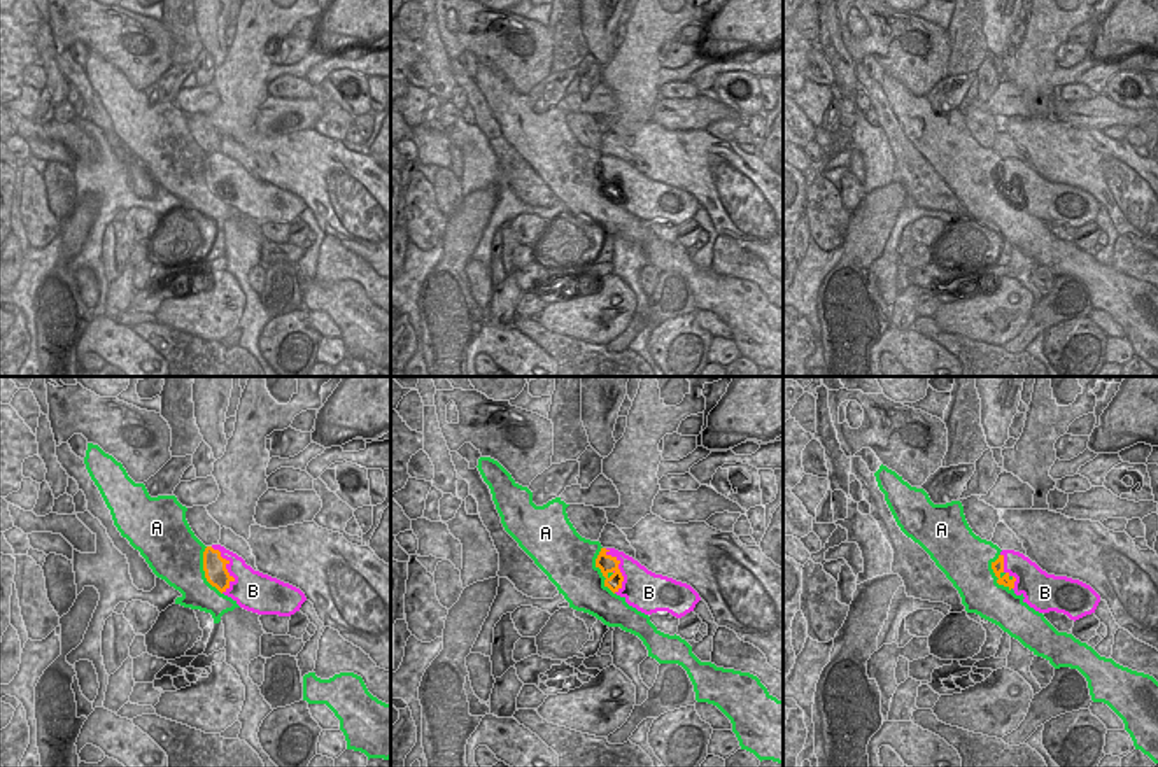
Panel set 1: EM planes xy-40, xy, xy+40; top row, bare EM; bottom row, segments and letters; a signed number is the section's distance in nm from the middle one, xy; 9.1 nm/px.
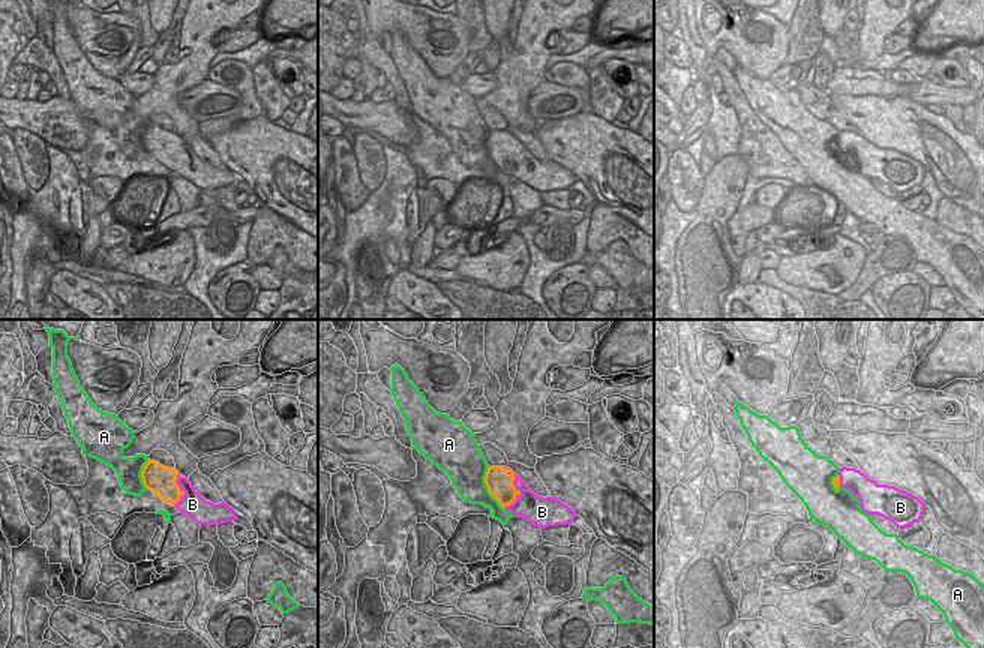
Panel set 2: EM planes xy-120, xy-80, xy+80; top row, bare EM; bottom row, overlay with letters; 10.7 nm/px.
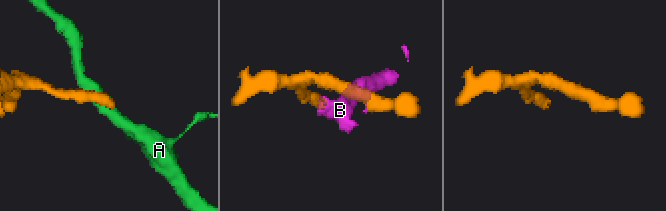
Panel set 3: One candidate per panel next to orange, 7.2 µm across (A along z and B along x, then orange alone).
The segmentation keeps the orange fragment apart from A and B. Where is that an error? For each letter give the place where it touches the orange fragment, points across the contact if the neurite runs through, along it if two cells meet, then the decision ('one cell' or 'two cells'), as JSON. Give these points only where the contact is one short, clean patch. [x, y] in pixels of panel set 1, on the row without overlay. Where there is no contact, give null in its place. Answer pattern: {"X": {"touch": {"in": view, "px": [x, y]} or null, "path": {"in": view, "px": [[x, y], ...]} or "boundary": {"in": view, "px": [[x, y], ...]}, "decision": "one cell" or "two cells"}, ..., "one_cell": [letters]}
{"A": {"touch": {"in": "xy", "px": [601, 179]}, "decision": "two cells"}, "B": {"touch": {"in": "xy-40", "px": [225, 175]}, "decision": "one cell"}, "one_cell": ["B"]}

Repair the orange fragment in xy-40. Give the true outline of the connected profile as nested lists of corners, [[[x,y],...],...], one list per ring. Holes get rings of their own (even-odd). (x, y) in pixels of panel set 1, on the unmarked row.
[[[221,152],[205,156],[203,179],[212,194],[258,222],[291,224],[307,208],[300,196],[254,179],[242,165]]]

